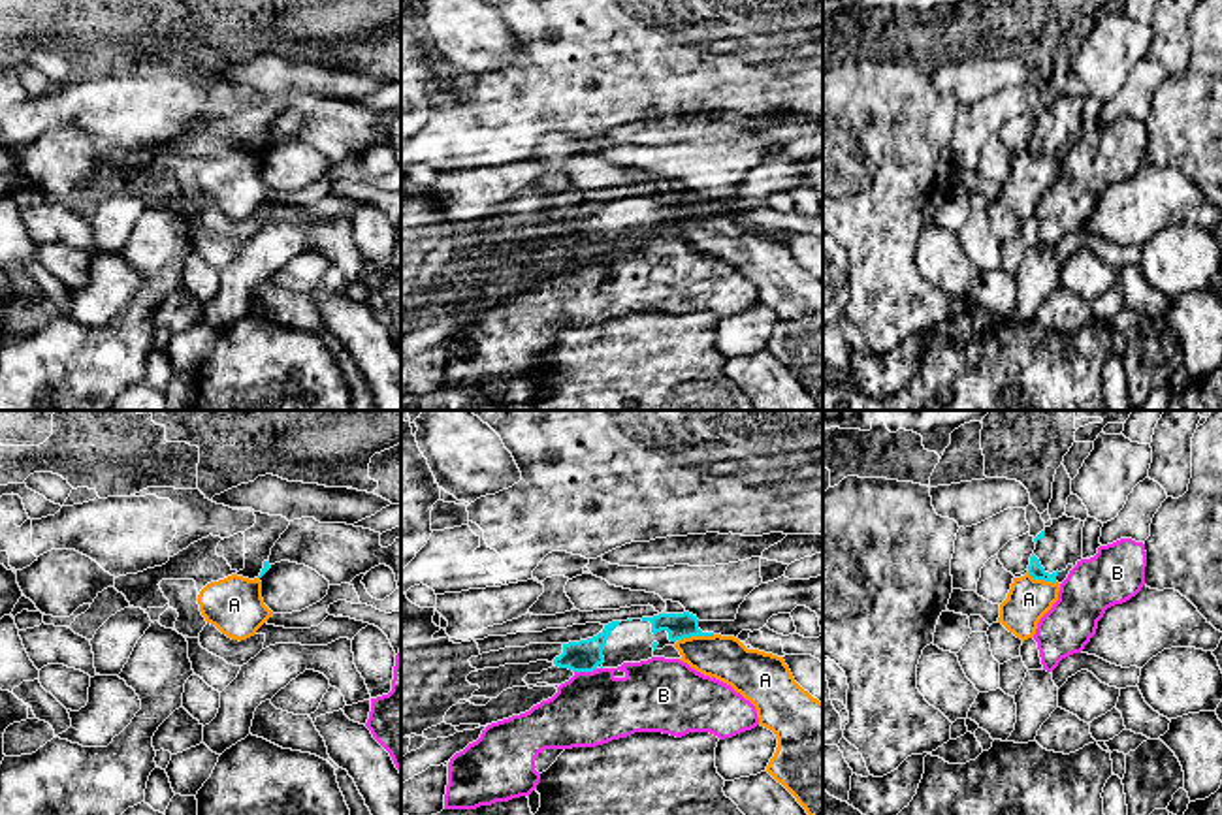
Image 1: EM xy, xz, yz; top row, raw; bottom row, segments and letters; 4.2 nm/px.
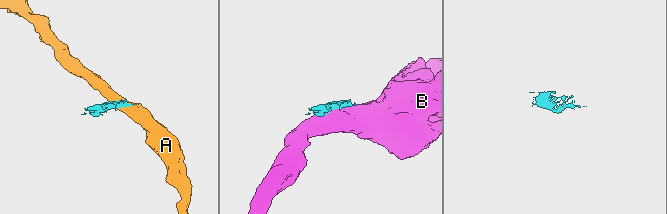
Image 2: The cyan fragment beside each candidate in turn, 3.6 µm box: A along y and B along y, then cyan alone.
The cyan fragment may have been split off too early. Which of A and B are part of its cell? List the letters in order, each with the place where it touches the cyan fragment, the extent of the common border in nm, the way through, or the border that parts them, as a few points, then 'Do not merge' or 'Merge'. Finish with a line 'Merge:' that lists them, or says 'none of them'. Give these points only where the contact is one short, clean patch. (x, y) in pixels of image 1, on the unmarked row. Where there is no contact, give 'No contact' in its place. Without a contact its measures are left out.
A: Touches cyan at xz (695, 213). Shared border 160 nm. Boundary: xz (714, 213), (691, 213), (678, 219). Do not merge
B: Touches cyan at xz (586, 249). Shared border 110 nm. Boundary: xz (597, 247), (575, 251). Do not merge
Merge: none of them

